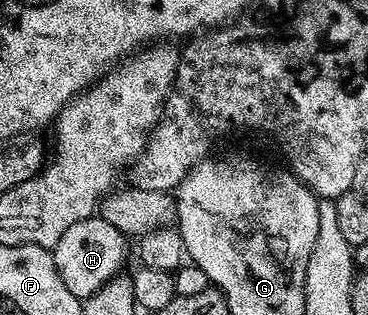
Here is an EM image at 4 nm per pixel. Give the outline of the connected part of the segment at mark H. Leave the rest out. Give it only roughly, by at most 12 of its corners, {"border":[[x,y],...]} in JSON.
{"border":[[95,215],[53,247],[79,299],[119,276],[128,238]]}

